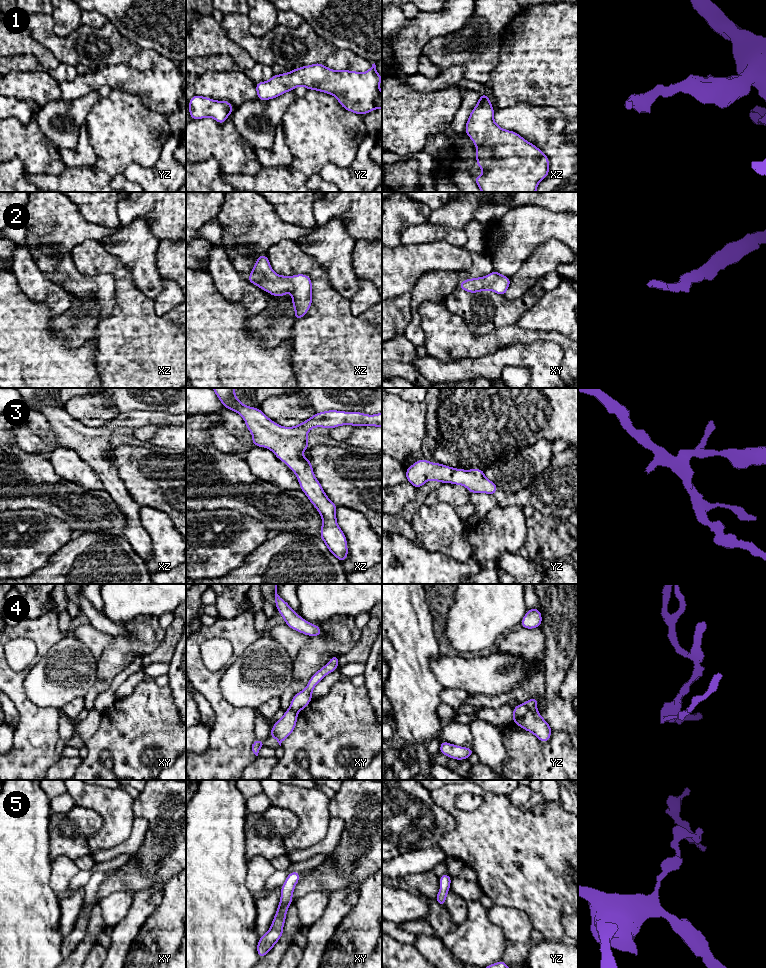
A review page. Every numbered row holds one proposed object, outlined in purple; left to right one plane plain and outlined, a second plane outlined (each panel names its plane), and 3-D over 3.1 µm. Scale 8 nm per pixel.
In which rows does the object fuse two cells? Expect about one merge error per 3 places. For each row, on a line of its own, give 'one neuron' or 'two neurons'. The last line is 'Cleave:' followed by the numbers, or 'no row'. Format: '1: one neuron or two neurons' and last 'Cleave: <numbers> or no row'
1: one neuron
2: one neuron
3: one neuron
4: two neurons
5: one neuron
Cleave: 4

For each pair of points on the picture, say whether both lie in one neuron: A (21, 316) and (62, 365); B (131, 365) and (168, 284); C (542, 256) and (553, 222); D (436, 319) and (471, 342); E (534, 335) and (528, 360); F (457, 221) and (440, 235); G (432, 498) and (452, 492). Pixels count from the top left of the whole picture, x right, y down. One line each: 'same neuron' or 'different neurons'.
A: same neuron
B: different neurons
C: different neurons
D: same neuron
E: different neurons
F: different neurons
G: same neuron

